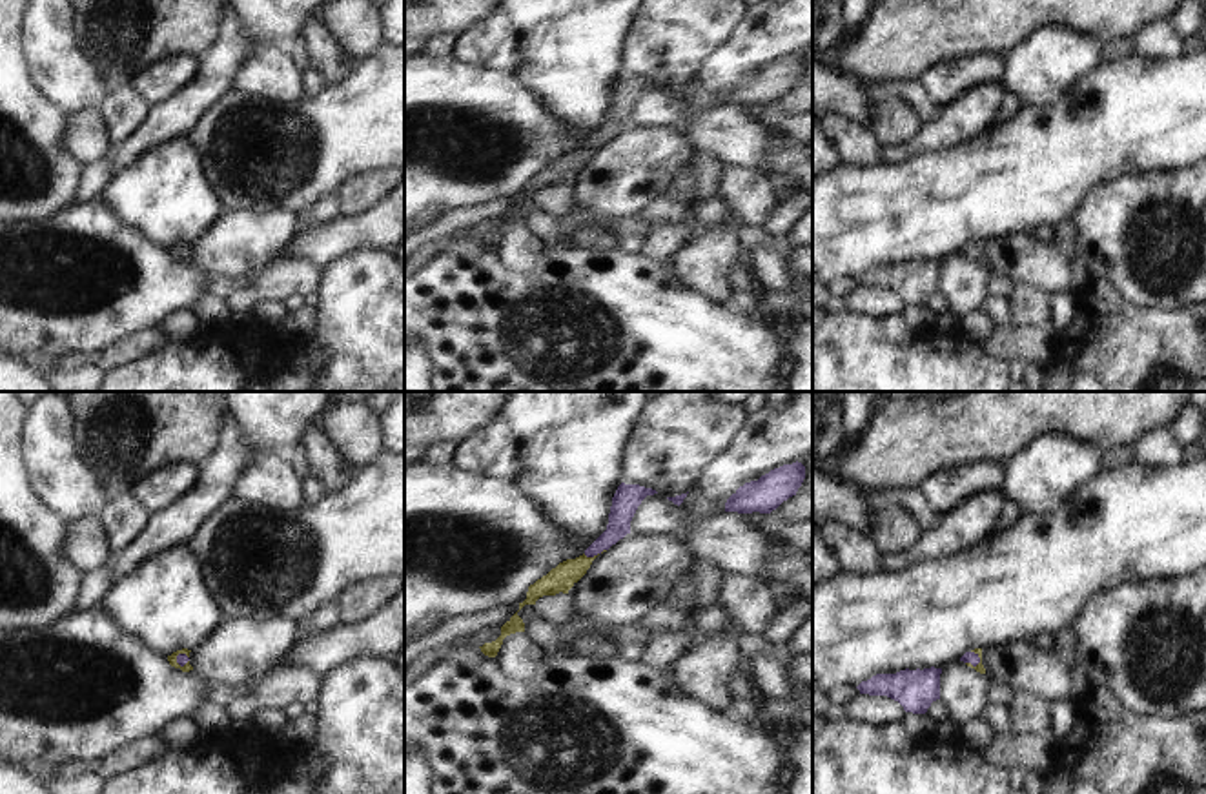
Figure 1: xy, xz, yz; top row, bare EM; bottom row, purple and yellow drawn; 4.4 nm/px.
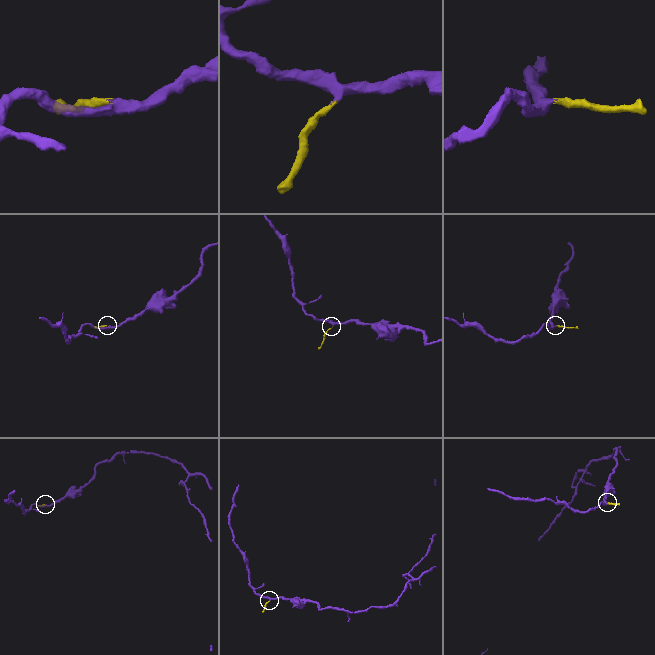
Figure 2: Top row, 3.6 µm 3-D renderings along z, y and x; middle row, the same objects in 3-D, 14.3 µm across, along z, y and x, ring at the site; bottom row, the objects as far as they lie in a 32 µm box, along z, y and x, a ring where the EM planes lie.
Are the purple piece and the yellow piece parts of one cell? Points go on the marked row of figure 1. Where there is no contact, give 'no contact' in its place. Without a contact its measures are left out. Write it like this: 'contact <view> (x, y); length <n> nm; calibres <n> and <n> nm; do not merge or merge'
contact xz (594, 554); length 110 nm; calibres 110 and 120 nm; merge

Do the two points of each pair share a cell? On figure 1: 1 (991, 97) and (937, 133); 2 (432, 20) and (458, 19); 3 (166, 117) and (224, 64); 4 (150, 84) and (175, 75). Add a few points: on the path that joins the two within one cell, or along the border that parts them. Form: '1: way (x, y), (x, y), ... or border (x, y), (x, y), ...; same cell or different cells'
1: way (979, 106), (950, 128); same cell
2: way (438, 19), (452, 19); same cell
3: way (181, 110), (212, 79); same cell
4: way (155, 84), (170, 75); same cell

